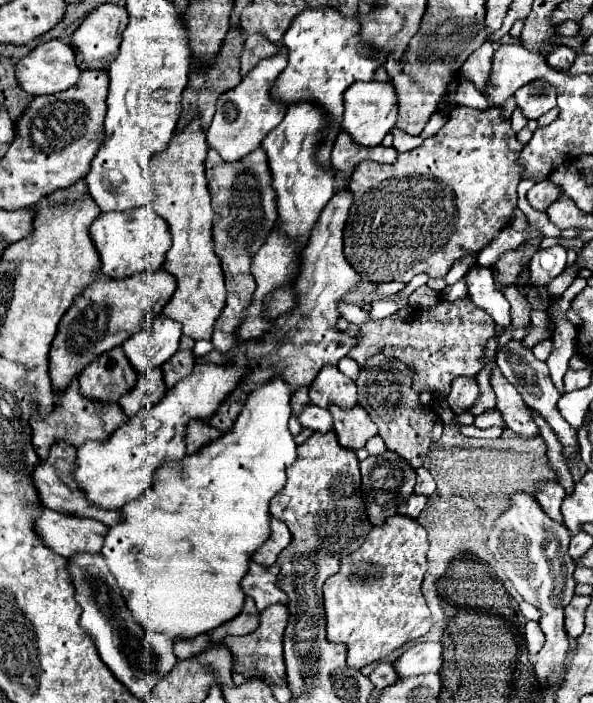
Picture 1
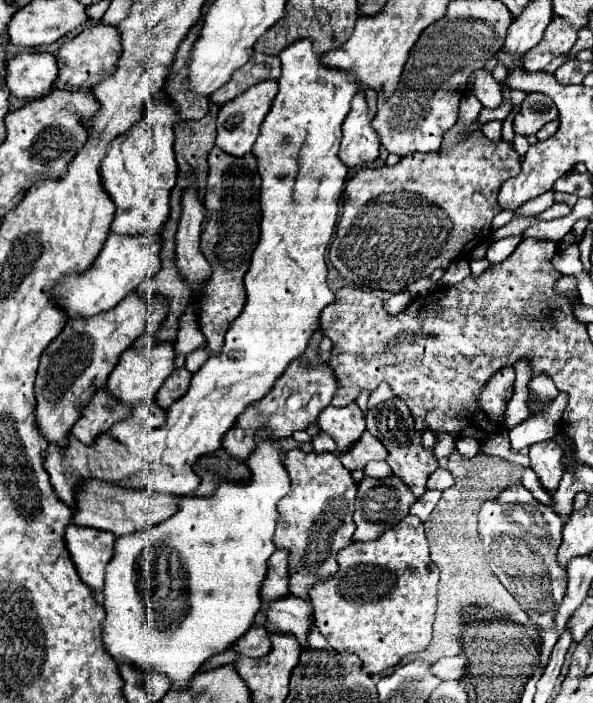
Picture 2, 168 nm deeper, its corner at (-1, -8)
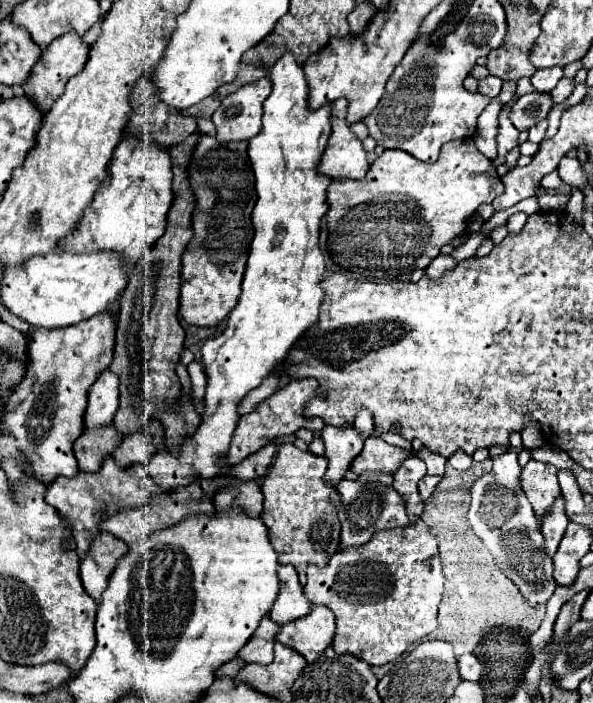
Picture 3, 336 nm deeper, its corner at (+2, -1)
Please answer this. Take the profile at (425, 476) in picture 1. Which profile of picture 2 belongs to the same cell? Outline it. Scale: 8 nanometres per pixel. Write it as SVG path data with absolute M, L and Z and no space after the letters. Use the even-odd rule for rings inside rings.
M435 470L431 476L429 476L429 480L427 480L427 490L445 490L445 488L449 488L453 484L453 476L447 472L447 470Z

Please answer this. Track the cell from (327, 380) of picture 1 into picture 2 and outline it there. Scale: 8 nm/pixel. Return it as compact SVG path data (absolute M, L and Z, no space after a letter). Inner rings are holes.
M355 402L343 408L337 408L337 406L323 408L317 418L317 424L323 432L335 438L339 452L347 450L353 442L357 442L361 432L365 430L363 410Z

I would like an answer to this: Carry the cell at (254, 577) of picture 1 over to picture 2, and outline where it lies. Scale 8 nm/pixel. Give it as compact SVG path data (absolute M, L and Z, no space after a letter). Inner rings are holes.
M287 594L287 596L267 602L263 606L263 614L267 616L265 628L267 628L267 632L295 634L299 644L305 646L311 612L313 612L311 604L305 604L301 598Z

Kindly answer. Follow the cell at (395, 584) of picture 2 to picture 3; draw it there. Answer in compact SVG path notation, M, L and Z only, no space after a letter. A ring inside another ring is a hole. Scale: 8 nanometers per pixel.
M420 519L416 525L406 529L376 533L376 537L372 537L372 541L362 547L340 549L324 569L310 565L308 583L304 585L304 595L312 605L324 605L336 615L336 637L332 645L334 651L338 655L354 655L368 665L392 663L402 657L414 643L428 637L436 629L442 591L444 575L438 557L438 541Z

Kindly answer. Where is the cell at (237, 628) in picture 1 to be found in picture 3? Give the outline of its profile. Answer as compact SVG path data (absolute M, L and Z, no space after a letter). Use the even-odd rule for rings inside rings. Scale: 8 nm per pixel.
M268 615L260 621L260 627L252 635L252 639L242 647L238 657L244 663L258 663L258 665L270 665L274 659L274 641L278 635L278 623L274 623Z

